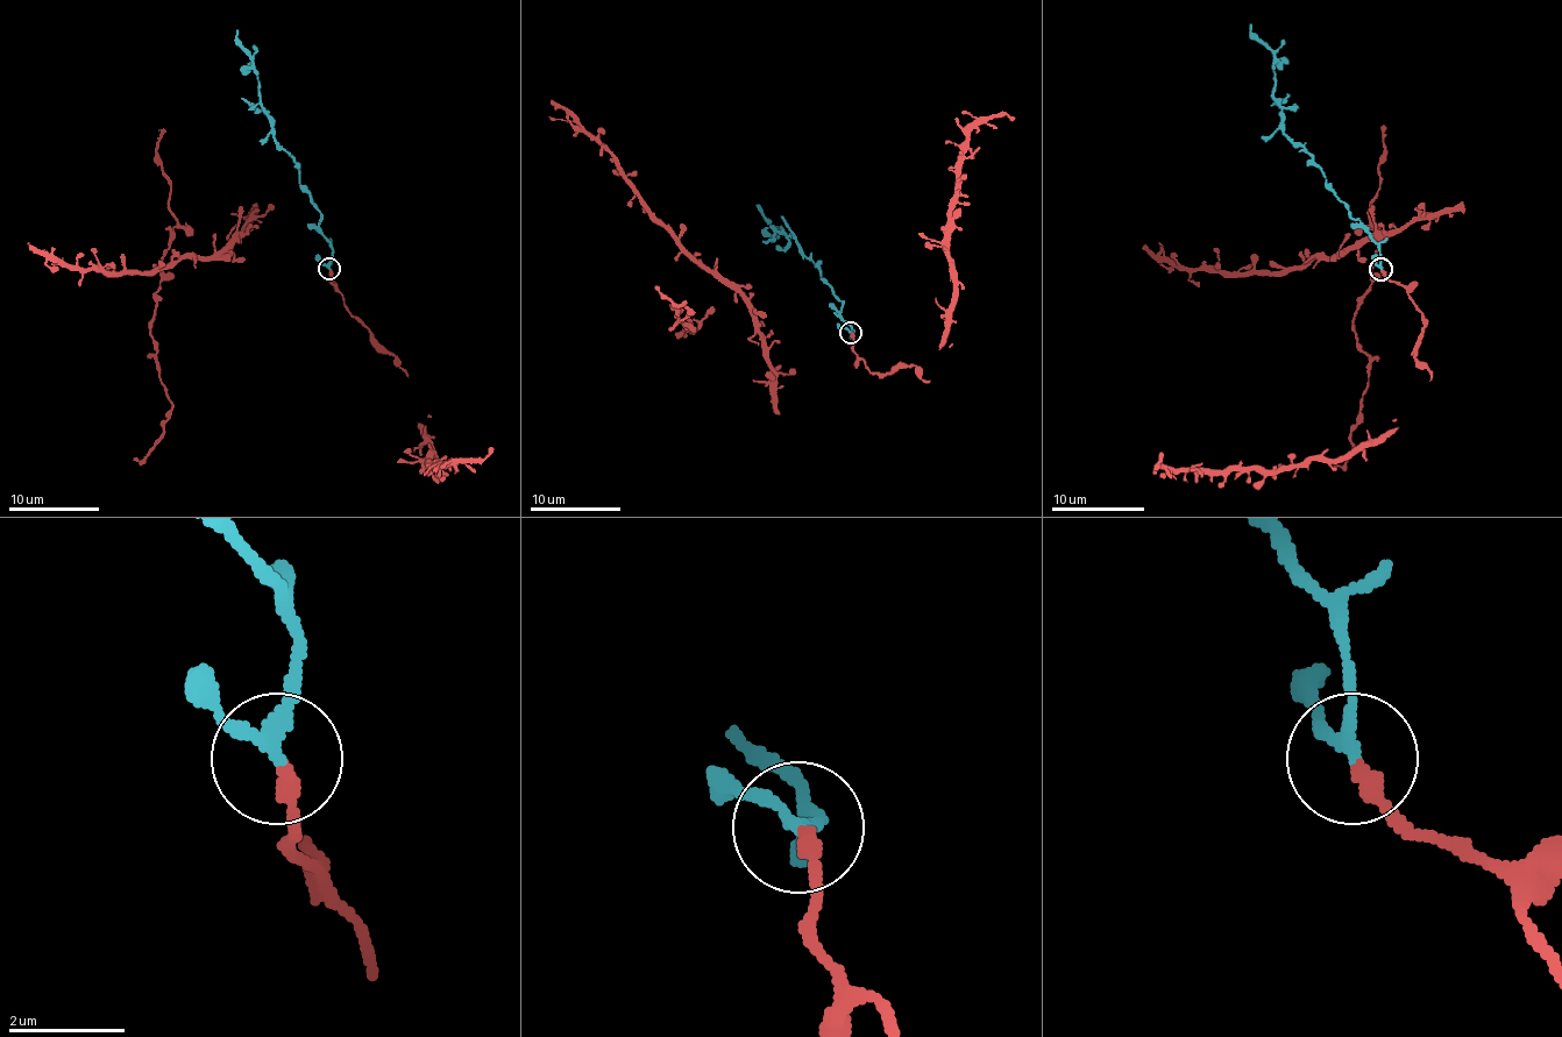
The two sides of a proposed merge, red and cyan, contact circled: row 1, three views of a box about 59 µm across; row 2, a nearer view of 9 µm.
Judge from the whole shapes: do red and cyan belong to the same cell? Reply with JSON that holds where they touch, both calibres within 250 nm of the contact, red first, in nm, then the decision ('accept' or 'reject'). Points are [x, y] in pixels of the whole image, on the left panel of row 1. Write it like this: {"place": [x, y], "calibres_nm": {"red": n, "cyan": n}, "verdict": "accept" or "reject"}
{"place": [329, 269], "calibres_nm": {"red": 280, "cyan": 200}, "verdict": "accept"}

